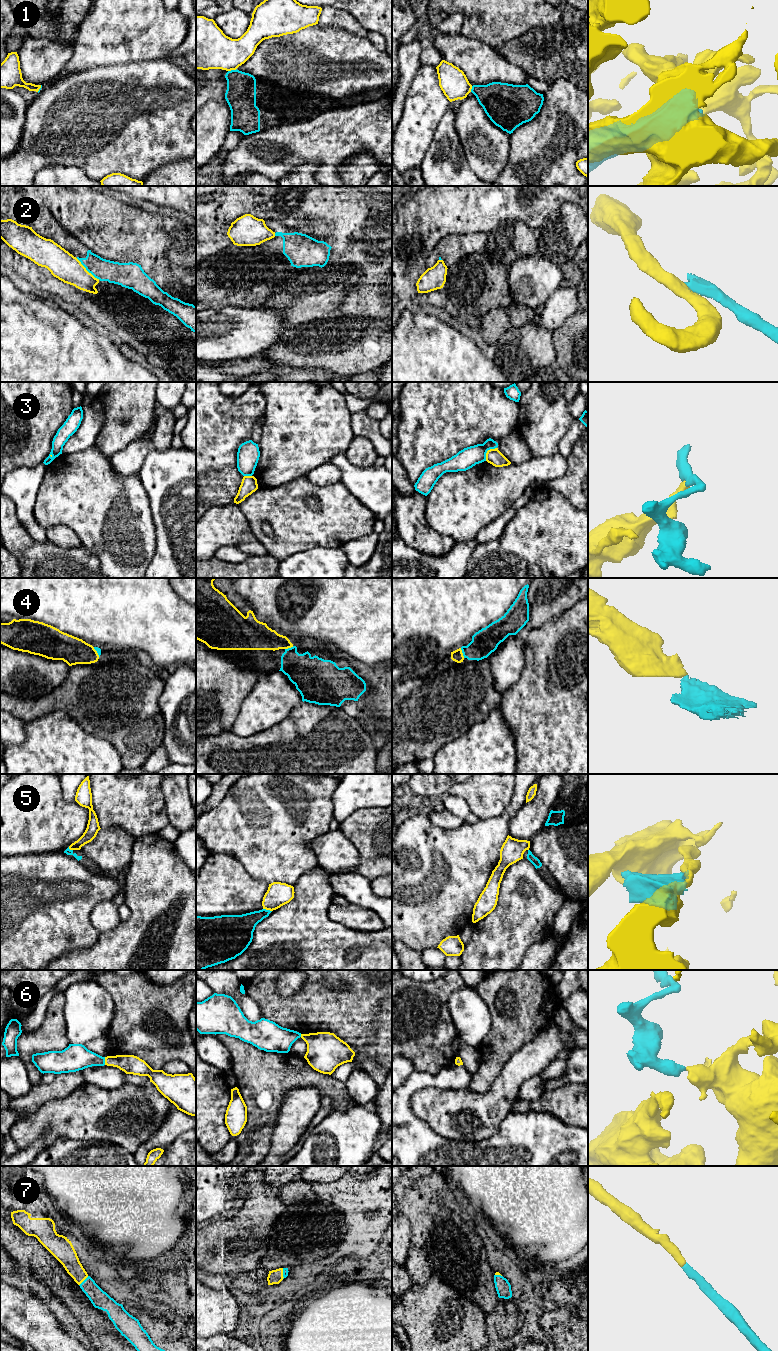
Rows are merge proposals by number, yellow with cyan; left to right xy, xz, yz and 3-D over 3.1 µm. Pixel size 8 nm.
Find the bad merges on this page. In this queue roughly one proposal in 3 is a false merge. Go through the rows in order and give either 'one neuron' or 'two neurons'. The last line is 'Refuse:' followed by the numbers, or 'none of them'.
1: two neurons
2: two neurons
3: two neurons
4: one neuron
5: two neurons
6: one neuron
7: one neuron
Refuse: 1, 2, 3, 5

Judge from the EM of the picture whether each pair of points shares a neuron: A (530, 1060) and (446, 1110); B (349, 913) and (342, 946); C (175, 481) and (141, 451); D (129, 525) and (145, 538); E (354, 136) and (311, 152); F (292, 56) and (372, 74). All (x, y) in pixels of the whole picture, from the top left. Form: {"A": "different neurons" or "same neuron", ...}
{"A": "same neuron", "B": "different neurons", "C": "different neurons", "D": "same neuron", "E": "same neuron", "F": "same neuron"}

